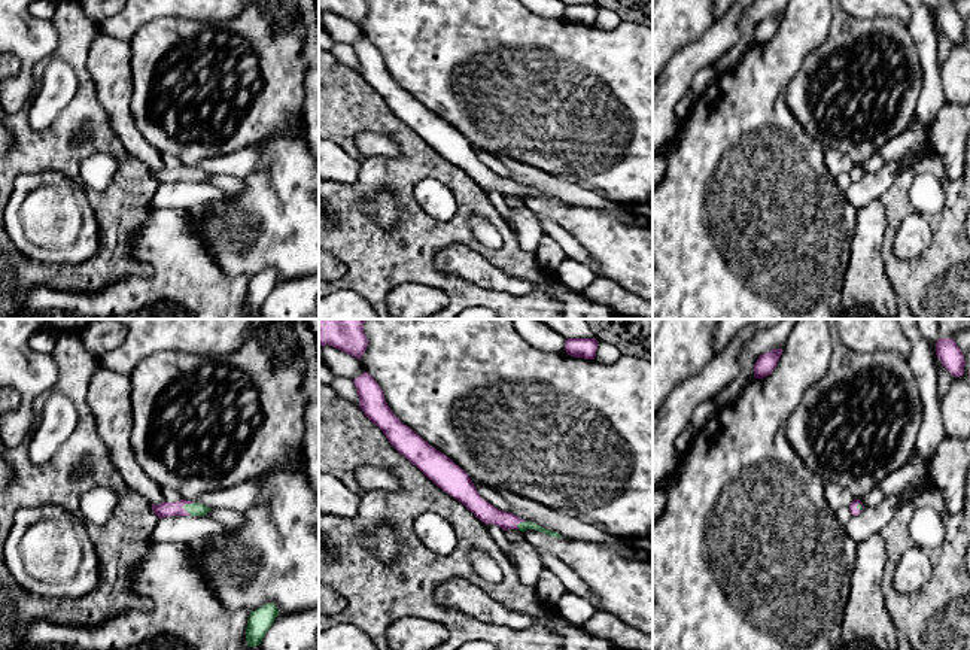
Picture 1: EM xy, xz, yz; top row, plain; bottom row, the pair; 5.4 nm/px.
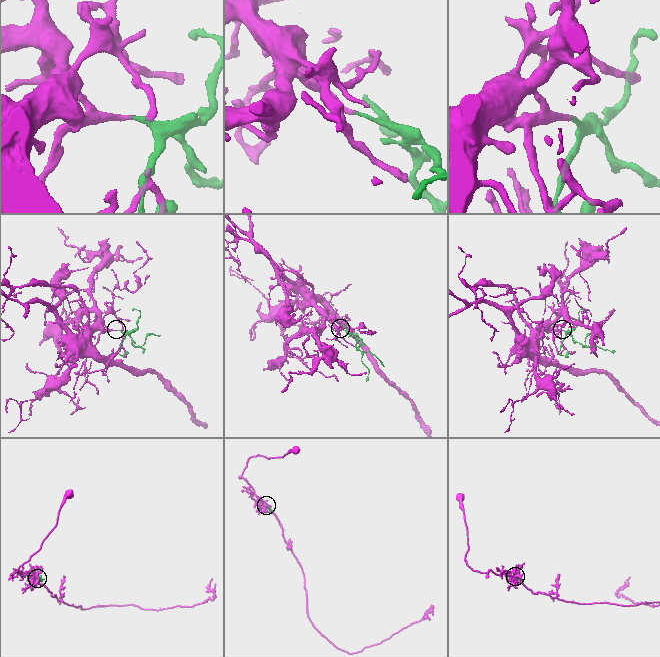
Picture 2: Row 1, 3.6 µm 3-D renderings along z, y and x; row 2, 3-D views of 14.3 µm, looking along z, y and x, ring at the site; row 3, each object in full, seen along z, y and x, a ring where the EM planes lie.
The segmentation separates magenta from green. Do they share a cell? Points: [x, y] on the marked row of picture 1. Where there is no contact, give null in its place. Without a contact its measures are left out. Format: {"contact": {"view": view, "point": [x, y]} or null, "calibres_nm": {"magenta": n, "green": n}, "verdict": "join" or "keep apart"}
{"contact": {"view": "xy", "point": [184, 509]}, "calibres_nm": {"magenta": 80, "green": 70}, "verdict": "join"}

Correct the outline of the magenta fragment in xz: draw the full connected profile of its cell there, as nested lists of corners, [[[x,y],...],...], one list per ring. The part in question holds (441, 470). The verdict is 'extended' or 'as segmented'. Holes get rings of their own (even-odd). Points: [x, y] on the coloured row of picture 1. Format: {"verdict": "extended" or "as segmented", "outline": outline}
{"verdict": "extended", "outline": [[[364,371],[353,383],[359,397],[359,408],[383,431],[389,443],[438,488],[462,502],[477,519],[486,525],[496,525],[504,531],[519,529],[524,532],[526,529],[535,529],[554,538],[563,538],[560,534],[548,531],[533,522],[498,510],[483,499],[469,476],[459,465],[432,447],[393,414],[384,400],[381,388],[371,374]]]}

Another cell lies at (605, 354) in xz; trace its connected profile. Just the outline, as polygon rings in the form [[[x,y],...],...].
[[[603,341],[597,343],[595,359],[599,361],[600,364],[615,362],[620,356],[621,353],[612,344]]]

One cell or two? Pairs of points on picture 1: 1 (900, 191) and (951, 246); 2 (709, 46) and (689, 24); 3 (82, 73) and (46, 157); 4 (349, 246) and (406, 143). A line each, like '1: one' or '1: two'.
1: one
2: two
3: one
4: one

